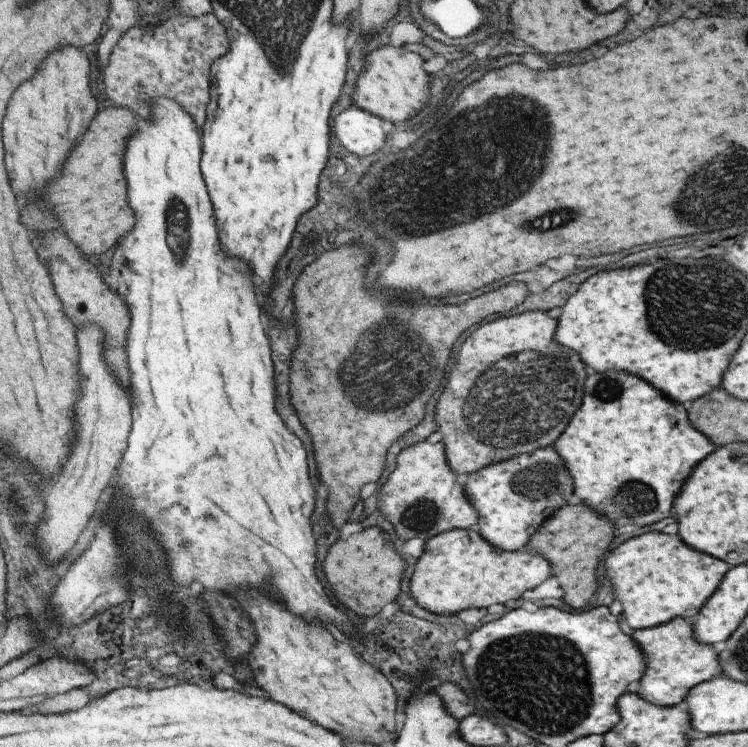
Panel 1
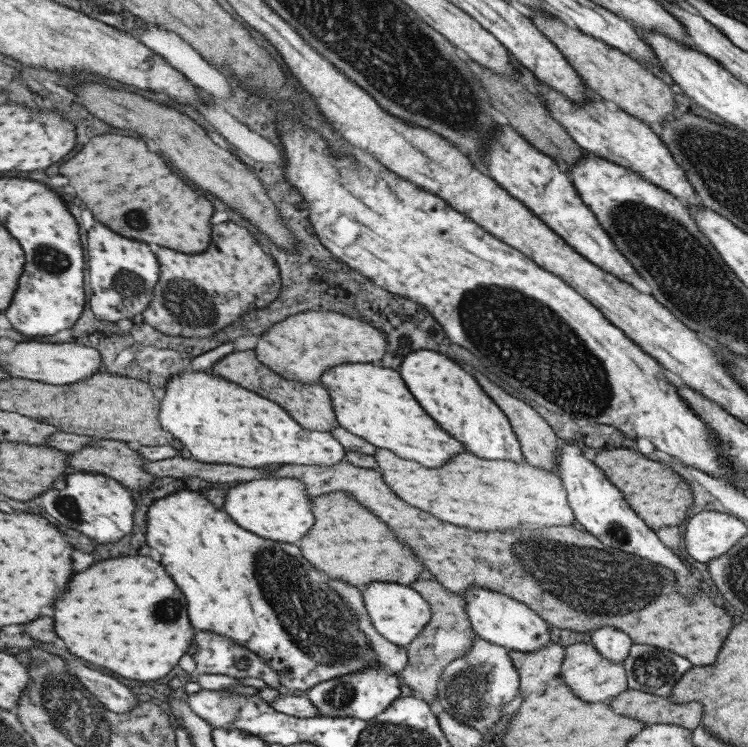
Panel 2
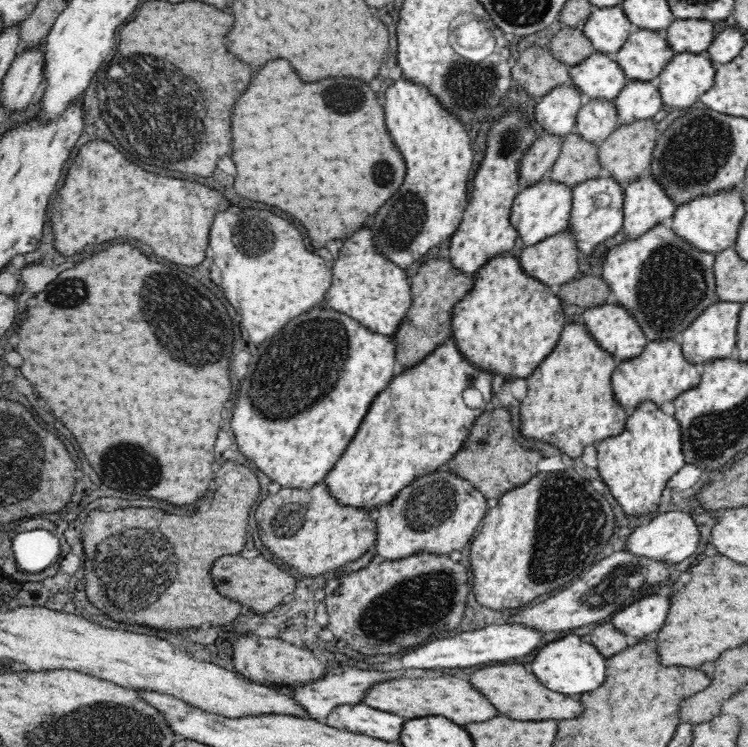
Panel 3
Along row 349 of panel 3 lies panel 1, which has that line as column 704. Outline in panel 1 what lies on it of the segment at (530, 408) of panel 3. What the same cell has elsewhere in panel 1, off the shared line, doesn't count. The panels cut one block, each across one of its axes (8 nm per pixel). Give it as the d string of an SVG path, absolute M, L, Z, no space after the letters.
M649 531L619 544L611 550L611 554L607 554L603 566L605 577L613 588L613 598L619 600L622 606L622 625L628 631L659 626L673 618L685 618L687 624L692 624L705 600L715 592L725 572L730 569L723 560L685 546L677 534L664 534L661 531Z

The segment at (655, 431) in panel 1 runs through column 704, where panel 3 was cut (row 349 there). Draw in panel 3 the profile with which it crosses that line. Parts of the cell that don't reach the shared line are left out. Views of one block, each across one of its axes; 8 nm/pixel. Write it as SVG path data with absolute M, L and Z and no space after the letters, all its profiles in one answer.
M452 338L416 366L398 370L390 386L370 406L346 454L325 476L323 482L330 496L342 506L364 509L376 518L376 512L392 502L402 489L446 465L463 448L483 407L468 408L462 394L469 388L479 390L486 407L493 398L492 379L490 373L482 372L462 357Z

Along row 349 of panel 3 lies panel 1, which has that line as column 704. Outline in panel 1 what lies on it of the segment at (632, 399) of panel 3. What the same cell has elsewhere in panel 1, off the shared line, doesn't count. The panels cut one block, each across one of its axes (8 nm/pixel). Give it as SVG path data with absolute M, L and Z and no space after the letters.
M673 618L659 626L629 631L633 642L645 654L645 672L634 688L639 698L655 706L682 705L685 694L693 686L721 676L717 650L713 645L699 644L693 638L691 625L685 622L685 618Z

